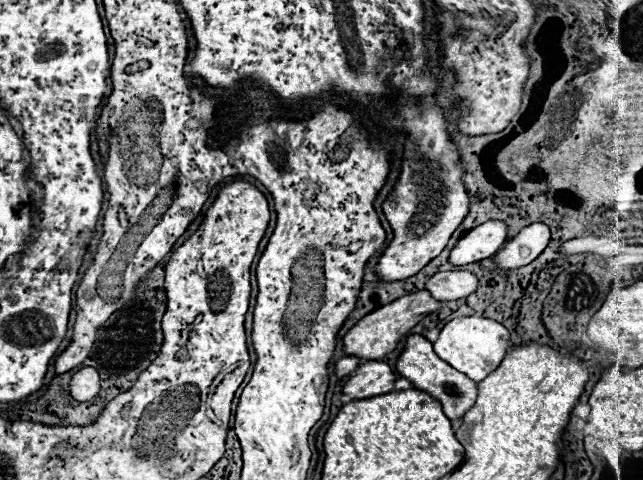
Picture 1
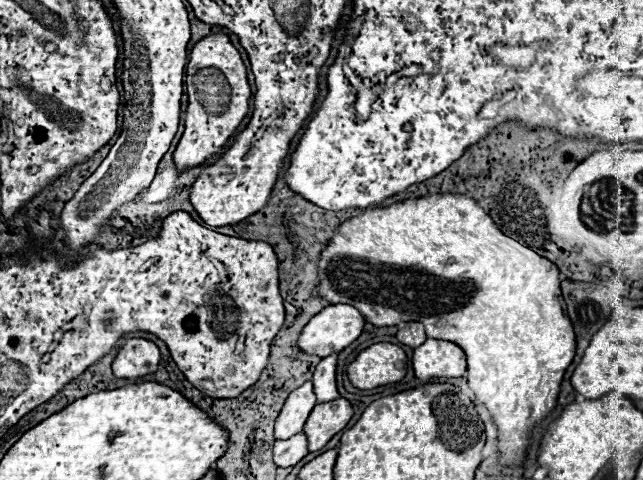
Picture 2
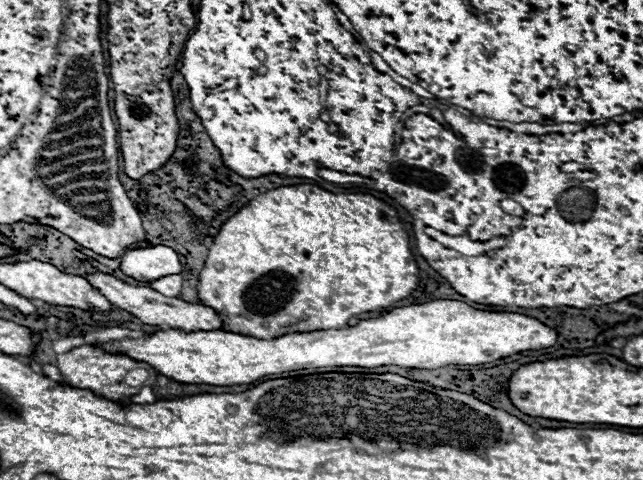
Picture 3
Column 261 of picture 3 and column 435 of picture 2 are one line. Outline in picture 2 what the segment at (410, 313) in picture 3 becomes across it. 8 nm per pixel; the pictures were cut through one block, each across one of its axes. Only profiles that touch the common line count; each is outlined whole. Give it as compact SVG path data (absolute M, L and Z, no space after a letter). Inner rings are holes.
M428 338L422 346L414 348L412 356L412 368L416 372L416 378L428 382L432 378L460 378L466 374L466 356L460 346L448 342L448 340L434 340Z

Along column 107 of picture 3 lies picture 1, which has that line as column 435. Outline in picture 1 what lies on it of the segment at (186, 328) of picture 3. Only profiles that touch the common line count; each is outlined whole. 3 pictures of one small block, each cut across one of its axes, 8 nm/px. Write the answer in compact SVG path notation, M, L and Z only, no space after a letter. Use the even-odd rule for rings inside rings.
M448 270L448 272L438 272L426 282L426 290L434 298L440 298L444 302L466 298L476 290L478 278L470 270Z

